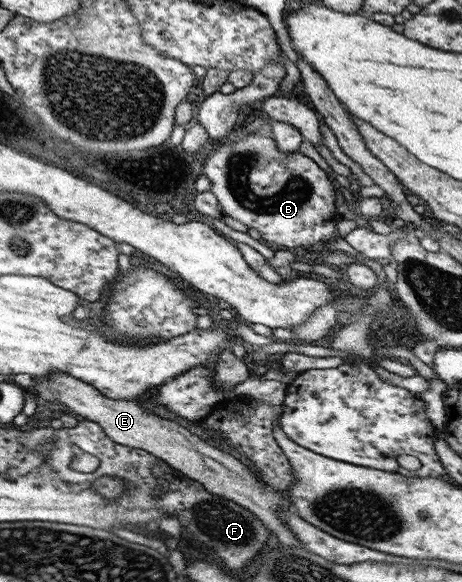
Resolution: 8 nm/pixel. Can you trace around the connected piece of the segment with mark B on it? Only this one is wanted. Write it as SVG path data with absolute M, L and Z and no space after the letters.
M247 132L237 140L215 146L204 161L201 175L209 179L209 191L215 195L223 214L242 222L248 229L257 230L267 242L292 250L295 246L308 248L321 243L327 246L339 237L336 223L340 217L335 211L335 187L312 159L299 150L291 154L279 152L273 138Z

